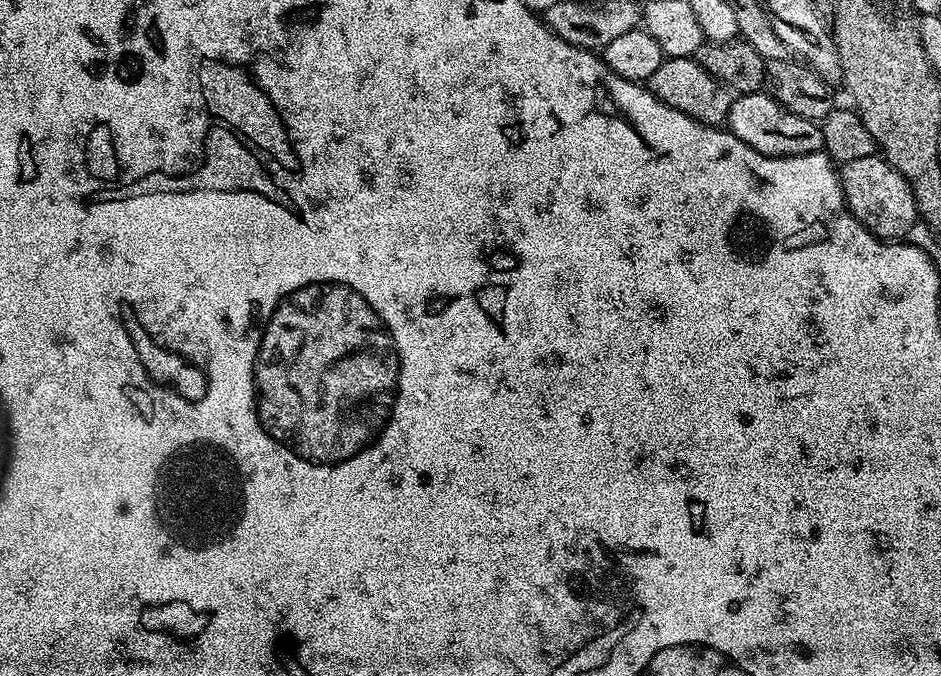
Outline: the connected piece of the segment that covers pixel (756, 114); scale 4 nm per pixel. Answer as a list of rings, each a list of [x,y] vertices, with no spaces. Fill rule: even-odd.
[[[764,90],[737,95],[728,111],[726,128],[763,156],[801,156],[825,147],[824,130],[817,121],[798,118]]]

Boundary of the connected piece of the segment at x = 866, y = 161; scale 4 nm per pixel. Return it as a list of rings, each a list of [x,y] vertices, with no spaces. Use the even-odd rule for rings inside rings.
[[[877,154],[870,158],[854,158],[854,162],[846,162],[839,169],[840,181],[844,190],[844,202],[852,216],[864,228],[871,230],[875,236],[889,242],[899,241],[907,237],[909,230],[918,222],[914,190],[900,171],[883,156]]]

